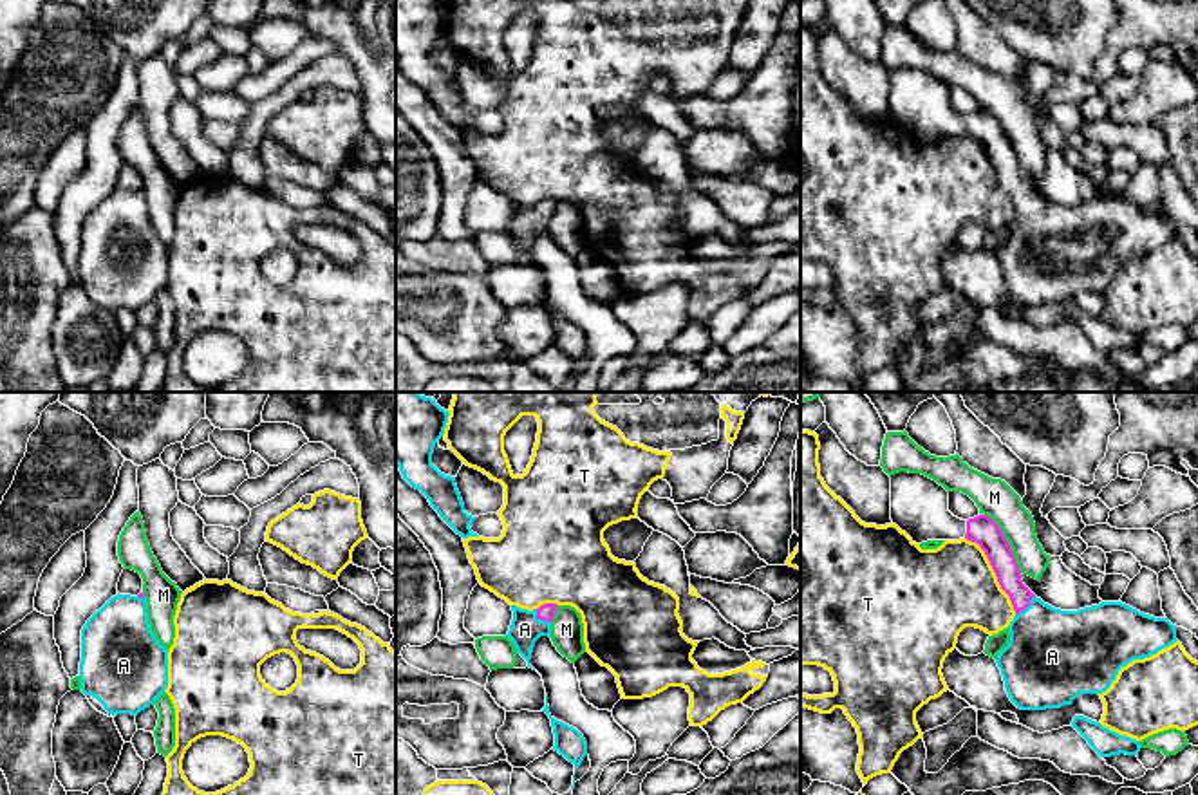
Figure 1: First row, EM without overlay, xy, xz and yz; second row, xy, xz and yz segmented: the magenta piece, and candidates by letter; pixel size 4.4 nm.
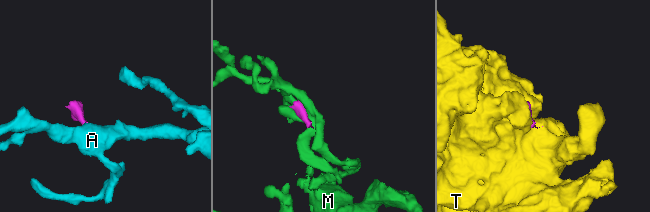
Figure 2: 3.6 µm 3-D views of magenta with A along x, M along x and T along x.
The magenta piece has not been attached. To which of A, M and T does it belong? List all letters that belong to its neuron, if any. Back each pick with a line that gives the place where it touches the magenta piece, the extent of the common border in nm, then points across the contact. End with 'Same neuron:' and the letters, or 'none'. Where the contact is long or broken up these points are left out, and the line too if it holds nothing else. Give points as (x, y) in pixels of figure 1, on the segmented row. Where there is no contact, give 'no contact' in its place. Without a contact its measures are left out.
A: yz (1027, 606) | 130 nm | across yz (1001, 559), (1012, 586), (1027, 606), (1045, 645), (1054, 654)
Same neuron: A

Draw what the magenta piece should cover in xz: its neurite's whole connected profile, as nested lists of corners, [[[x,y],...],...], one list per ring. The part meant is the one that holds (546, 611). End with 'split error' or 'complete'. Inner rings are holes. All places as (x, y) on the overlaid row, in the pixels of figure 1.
[[[544,603],[538,609],[528,611],[511,605],[513,620],[506,636],[513,641],[517,654],[528,661],[529,669],[533,669],[529,659],[535,641],[540,636],[551,634],[551,622],[557,614],[557,607],[557,603]]]; split error

